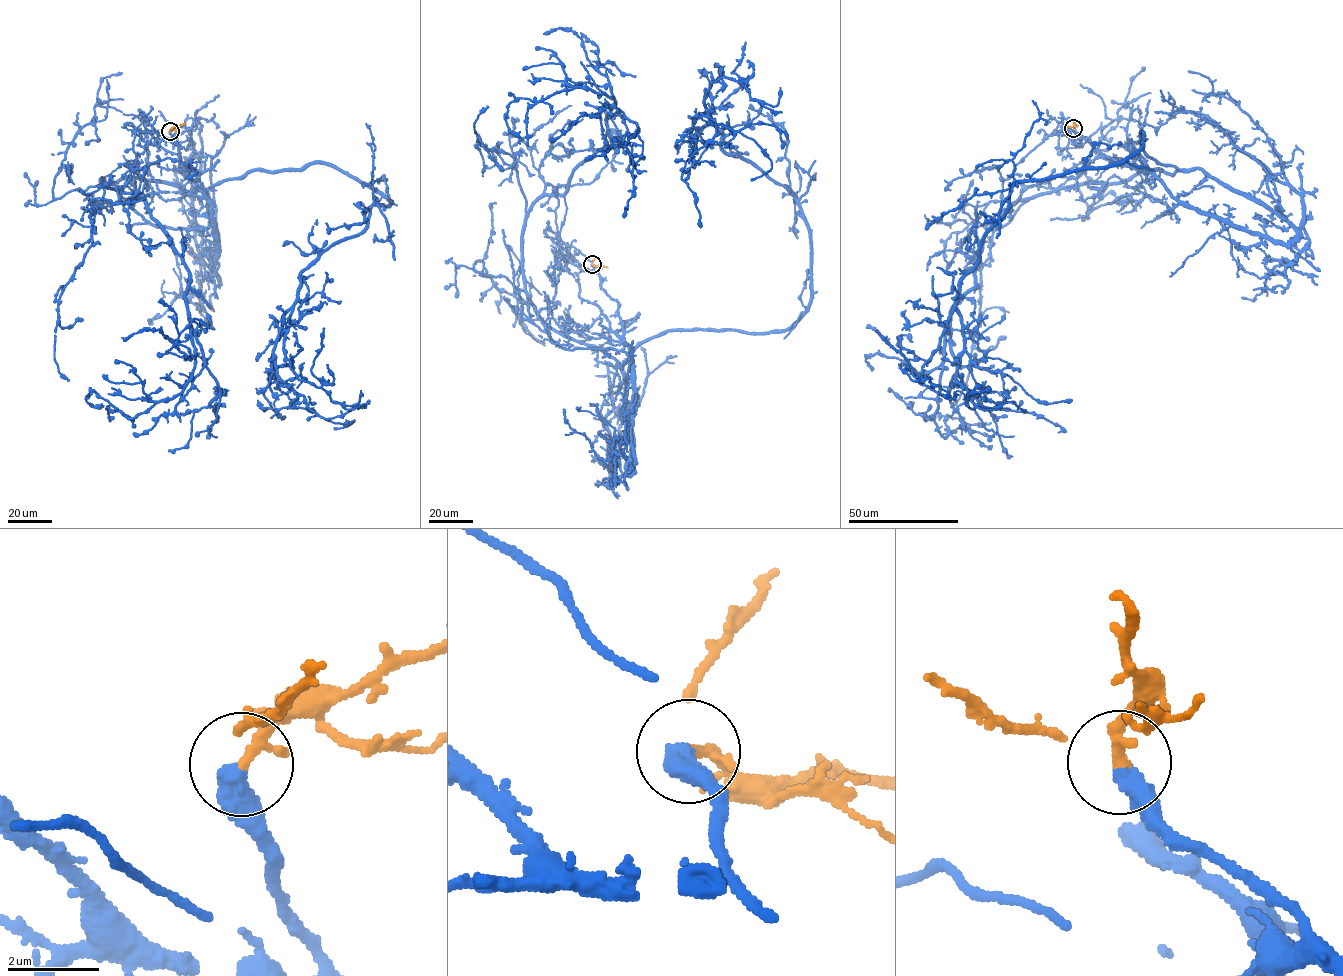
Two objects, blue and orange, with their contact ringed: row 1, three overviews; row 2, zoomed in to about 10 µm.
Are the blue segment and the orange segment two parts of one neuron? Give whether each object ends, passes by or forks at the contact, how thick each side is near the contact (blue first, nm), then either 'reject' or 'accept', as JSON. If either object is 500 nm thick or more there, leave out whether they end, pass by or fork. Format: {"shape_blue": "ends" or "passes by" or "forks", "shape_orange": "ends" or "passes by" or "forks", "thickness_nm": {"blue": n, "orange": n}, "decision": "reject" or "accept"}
{"thickness_nm": {"blue": 550, "orange": 280}, "decision": "accept"}

